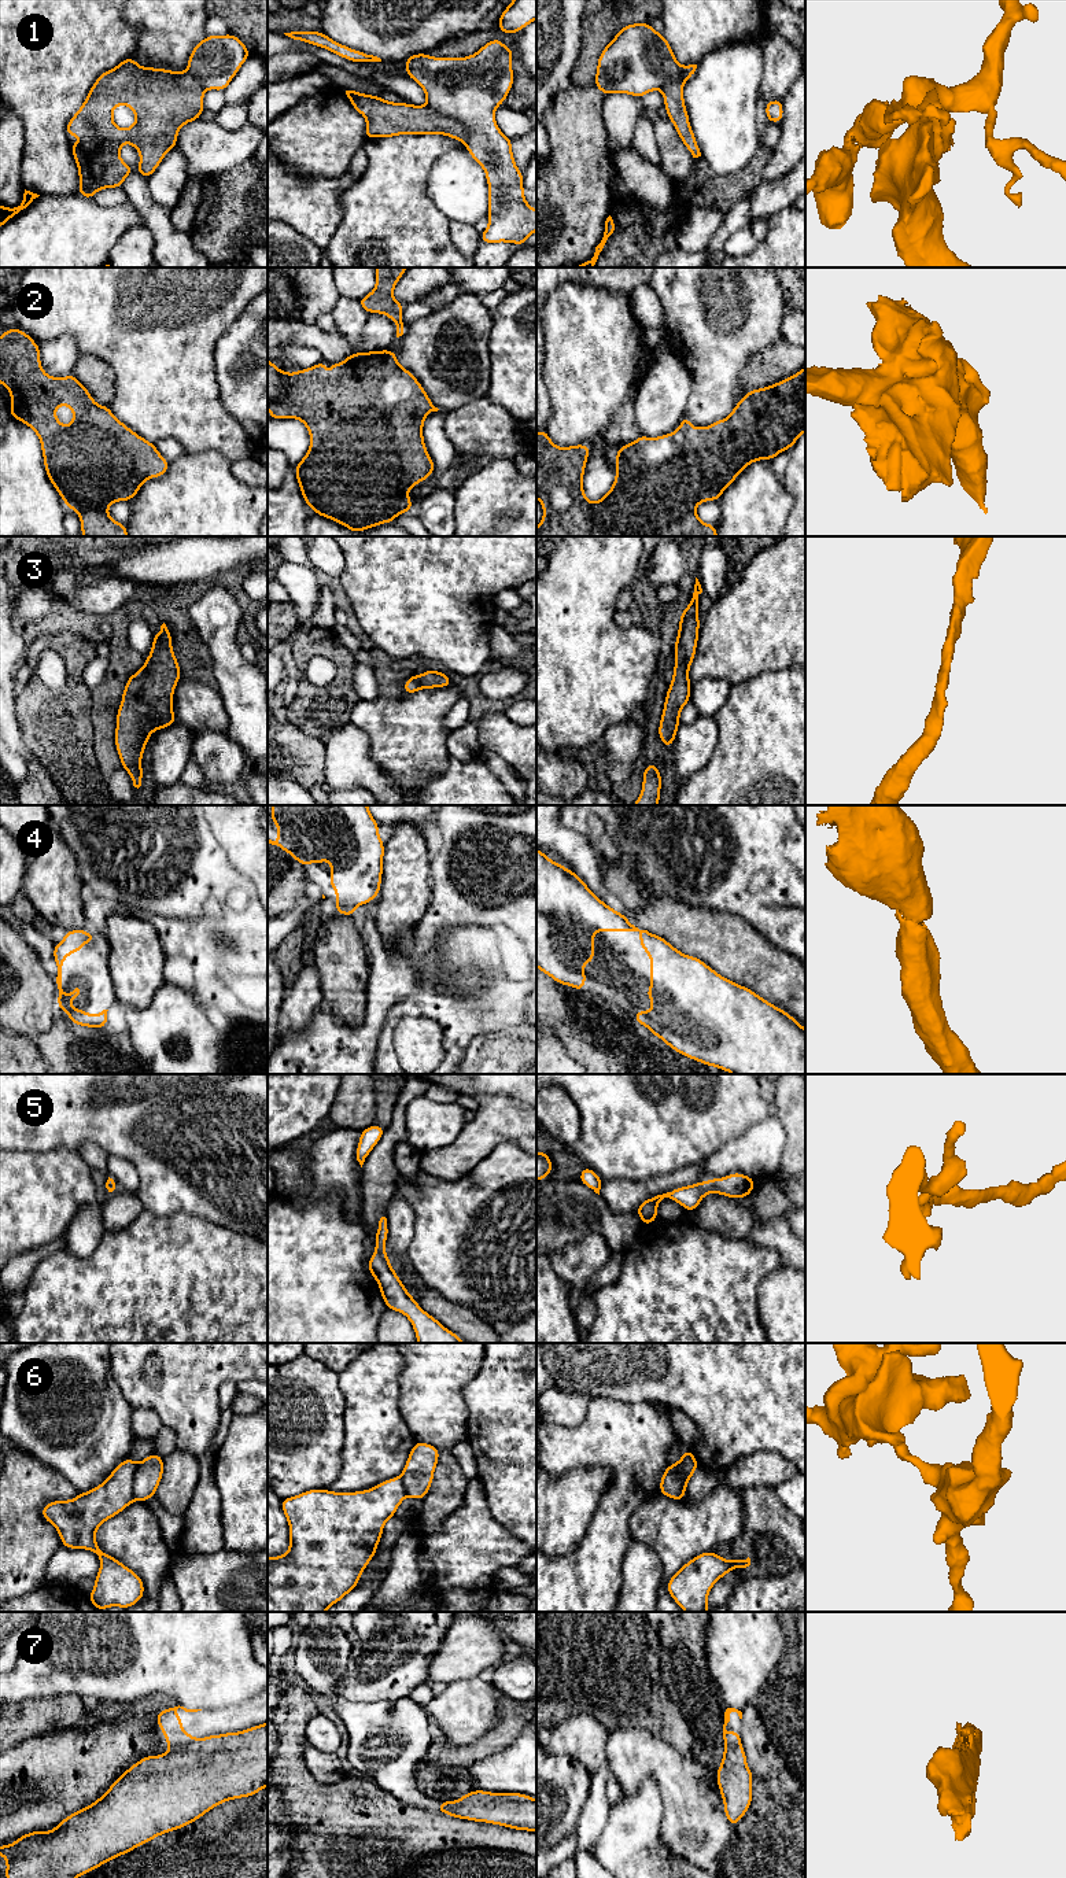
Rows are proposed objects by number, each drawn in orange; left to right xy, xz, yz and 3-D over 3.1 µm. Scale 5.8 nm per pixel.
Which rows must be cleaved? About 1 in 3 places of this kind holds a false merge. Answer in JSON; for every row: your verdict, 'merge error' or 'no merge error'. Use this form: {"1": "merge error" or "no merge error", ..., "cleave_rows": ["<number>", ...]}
{"1": "merge error", "2": "no merge error", "3": "no merge error", "4": "no merge error", "5": "no merge error", "6": "merge error", "7": "merge error", "cleave_rows": ["1", "6", "7"]}

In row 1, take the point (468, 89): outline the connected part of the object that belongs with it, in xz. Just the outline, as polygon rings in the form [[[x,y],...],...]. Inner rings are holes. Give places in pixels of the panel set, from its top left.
[[[494,38],[476,54],[465,58],[435,58],[423,52],[412,55],[405,60],[405,70],[407,77],[424,89],[429,108],[457,119],[465,126],[468,133],[465,147],[486,171],[488,226],[480,235],[480,241],[516,243],[523,247],[524,241],[536,230],[536,210],[525,202],[524,176],[514,163],[512,139],[499,130],[494,118],[495,108],[505,103],[514,81],[512,60],[512,48],[505,47],[499,38]]]

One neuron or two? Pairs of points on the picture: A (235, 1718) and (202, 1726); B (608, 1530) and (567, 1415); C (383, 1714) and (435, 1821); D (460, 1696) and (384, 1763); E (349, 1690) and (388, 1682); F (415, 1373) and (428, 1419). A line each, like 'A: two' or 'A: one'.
A: one
B: two
C: two
D: two
E: one
F: one

